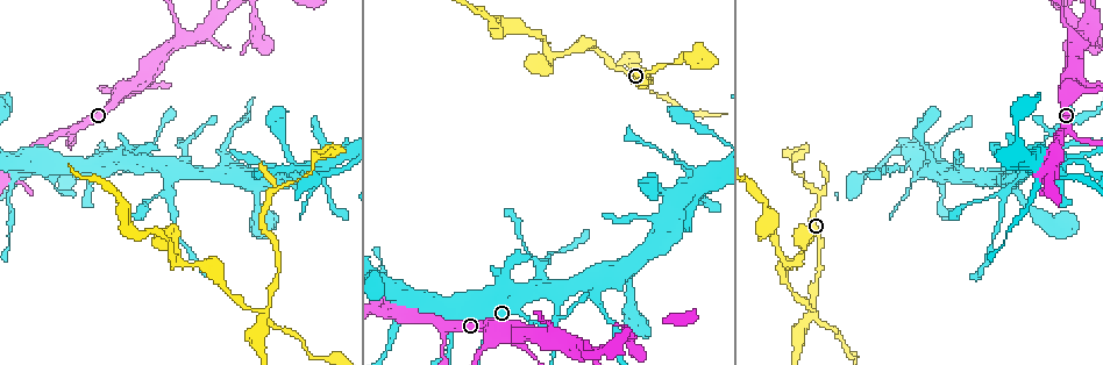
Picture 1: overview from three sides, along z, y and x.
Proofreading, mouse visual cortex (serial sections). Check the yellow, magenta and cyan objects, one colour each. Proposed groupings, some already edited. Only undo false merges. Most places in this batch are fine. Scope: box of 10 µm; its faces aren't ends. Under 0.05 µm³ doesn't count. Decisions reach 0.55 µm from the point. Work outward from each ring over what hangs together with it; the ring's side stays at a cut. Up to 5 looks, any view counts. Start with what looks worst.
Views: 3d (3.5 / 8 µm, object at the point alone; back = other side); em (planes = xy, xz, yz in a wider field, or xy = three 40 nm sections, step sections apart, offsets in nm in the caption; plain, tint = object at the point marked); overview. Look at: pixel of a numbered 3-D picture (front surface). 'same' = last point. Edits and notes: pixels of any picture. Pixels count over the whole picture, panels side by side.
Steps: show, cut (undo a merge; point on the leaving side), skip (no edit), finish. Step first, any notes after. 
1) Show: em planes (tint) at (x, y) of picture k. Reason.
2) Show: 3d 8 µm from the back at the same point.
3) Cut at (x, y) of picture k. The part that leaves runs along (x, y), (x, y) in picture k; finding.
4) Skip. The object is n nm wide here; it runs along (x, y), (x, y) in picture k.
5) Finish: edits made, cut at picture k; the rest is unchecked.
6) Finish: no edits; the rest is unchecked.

Show: 3d 3.5 µm at (268, 308) of picture 1. Thin arm on a thick one.

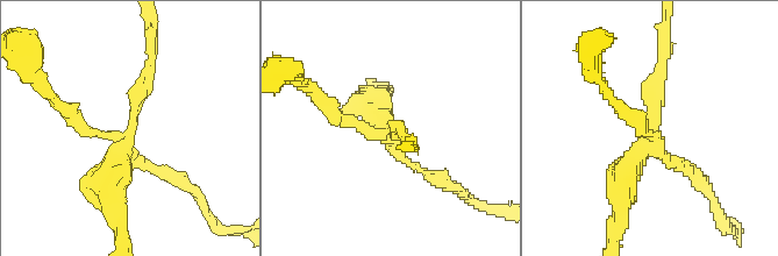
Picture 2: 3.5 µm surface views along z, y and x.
Show: em xy step 5 (tint) at (392, 129) of picture 2. 4 arms meet here; the arms are 150, 150, 150, 400 nm wide; shape alone is not enough.

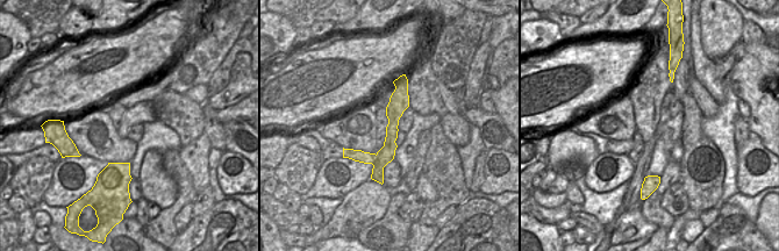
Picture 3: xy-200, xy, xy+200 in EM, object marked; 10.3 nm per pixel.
Cut at (81, 129) of picture 2. The part that leaves runs along (120, 137), (87, 130), (34, 80) in picture 2; two cells meet here.

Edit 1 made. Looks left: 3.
Show: 3d 3.5 µm at (223, 147) of picture 1.

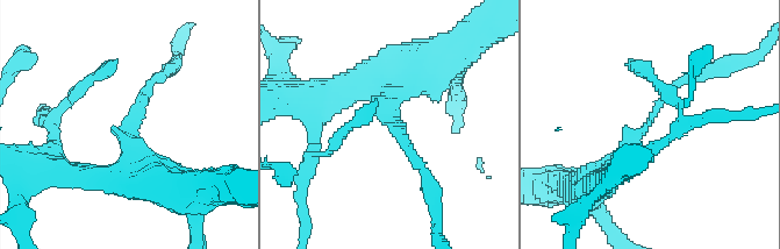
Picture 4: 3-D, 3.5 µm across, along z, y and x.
Show: em xy step 2 (tint) at (390, 116) of picture 4. The arms are 150, 300 nm wide.

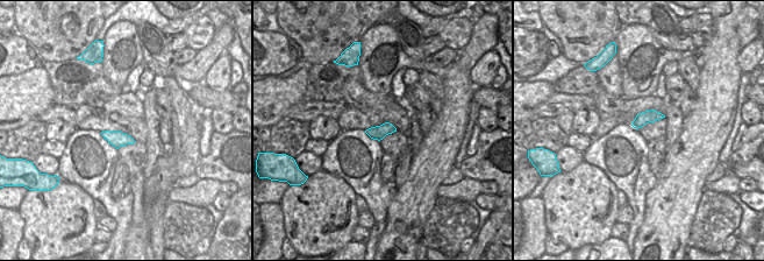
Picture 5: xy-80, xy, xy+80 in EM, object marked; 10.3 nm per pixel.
Skip. The object is 150 nm wide here; it runs along (612, 175), (656, 107), (688, 78) in picture 4; one cell here.

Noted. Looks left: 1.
Finish: edits made, cut at picture 2; the rest is unchecked.

